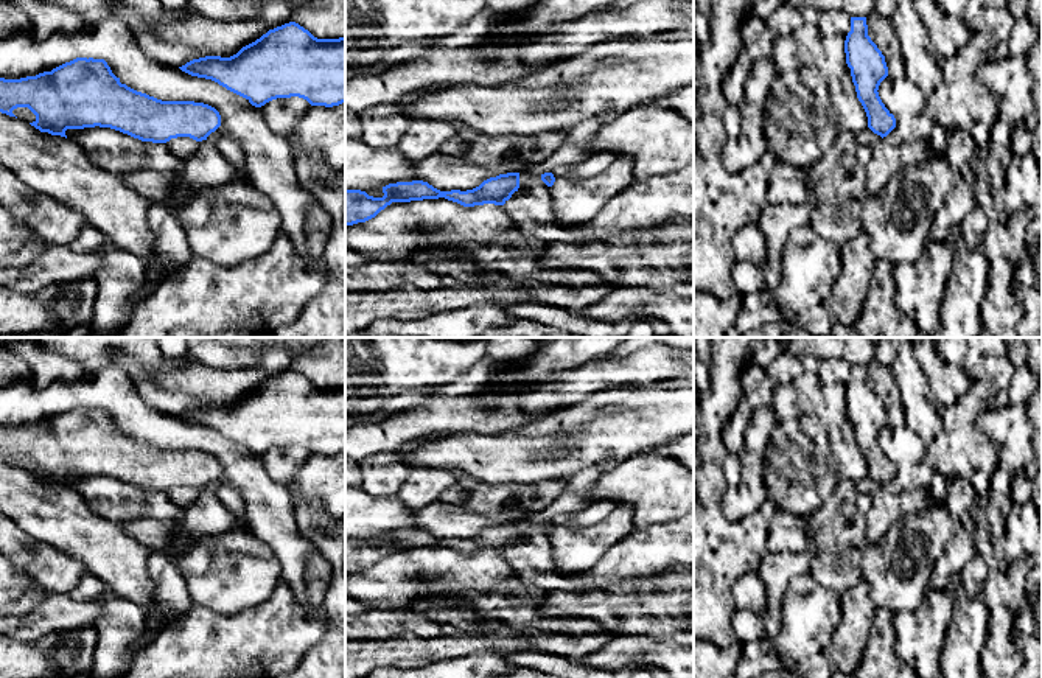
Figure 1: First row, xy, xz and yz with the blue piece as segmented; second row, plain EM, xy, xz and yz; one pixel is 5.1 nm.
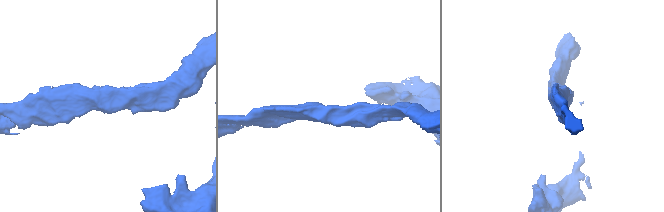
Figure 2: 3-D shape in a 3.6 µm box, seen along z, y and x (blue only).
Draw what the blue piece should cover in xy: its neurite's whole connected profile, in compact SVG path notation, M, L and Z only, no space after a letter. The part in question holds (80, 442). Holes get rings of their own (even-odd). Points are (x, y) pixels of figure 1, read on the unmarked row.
M76 406L51 420L20 428L0 426L0 460L9 465L17 456L28 456L36 468L30 471L40 481L65 485L67 477L110 476L142 490L166 491L190 485L196 490L221 474L219 460L204 451L162 449L120 431L104 407Z

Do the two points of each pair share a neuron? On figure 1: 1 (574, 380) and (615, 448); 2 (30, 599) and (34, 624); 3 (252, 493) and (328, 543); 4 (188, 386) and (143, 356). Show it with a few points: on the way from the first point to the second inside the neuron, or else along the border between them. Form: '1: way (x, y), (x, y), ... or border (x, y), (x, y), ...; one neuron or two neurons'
1: border (619, 384), (597, 389), (579, 401), (551, 411); two neurons
2: border (50, 594), (25, 613), (16, 616); two neurons
3: border (288, 490), (296, 521), (316, 548); two neurons
4: border (128, 355), (153, 372), (168, 370), (176, 363); two neurons

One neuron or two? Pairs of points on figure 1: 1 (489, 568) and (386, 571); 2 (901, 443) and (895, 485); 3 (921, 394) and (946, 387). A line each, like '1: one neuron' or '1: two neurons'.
1: one neuron
2: one neuron
3: two neurons

